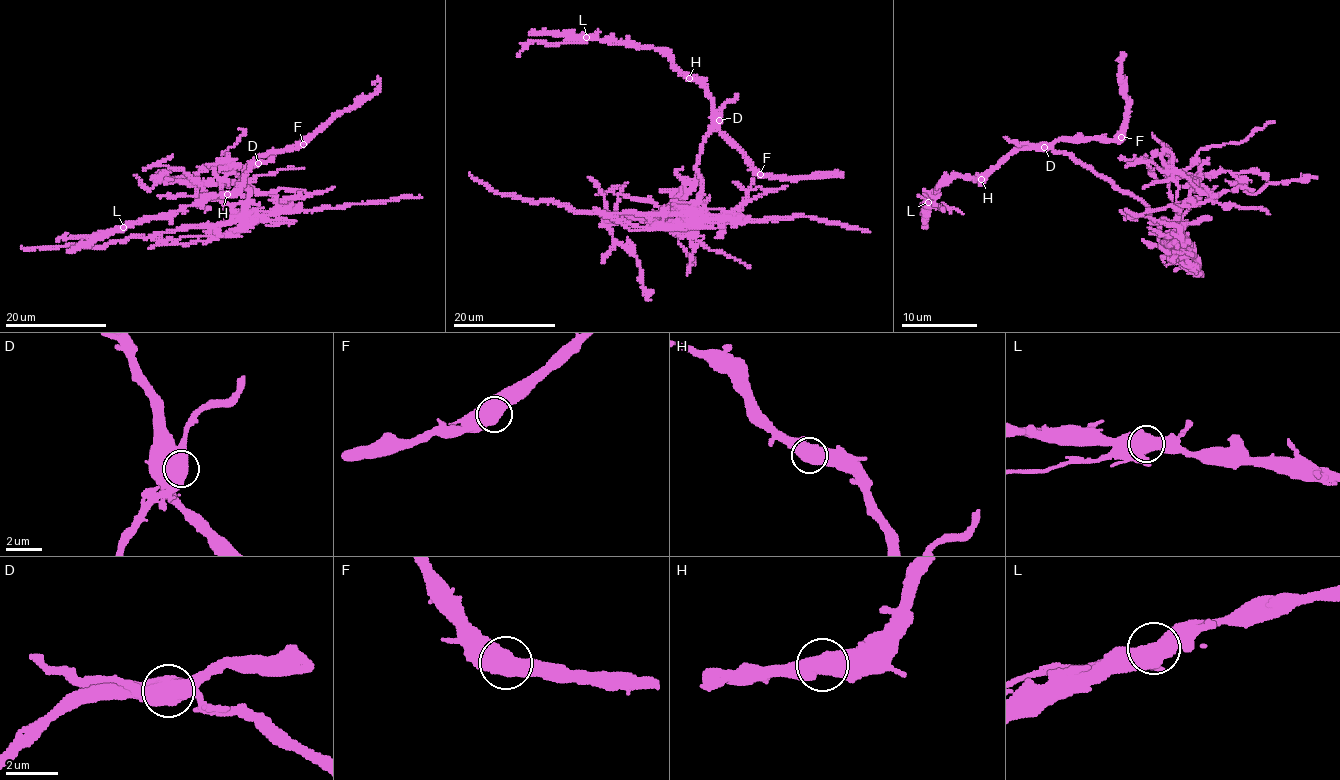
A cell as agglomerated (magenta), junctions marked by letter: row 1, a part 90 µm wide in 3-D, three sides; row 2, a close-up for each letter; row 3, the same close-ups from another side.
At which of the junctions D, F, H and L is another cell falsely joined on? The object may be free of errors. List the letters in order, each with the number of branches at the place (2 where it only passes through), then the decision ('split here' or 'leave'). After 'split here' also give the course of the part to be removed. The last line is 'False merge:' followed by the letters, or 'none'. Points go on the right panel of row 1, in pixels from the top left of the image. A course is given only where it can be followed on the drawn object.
D: 1 branches meet; split here; foreign part runs (1043, 147), (1134, 194), (1159, 227), (1159, 243), (1186, 250), (1171, 258), (1174, 254), (1167, 248), (1142, 239)
F: 1 branches meet; leave
H: 2 branches meet; leave
L: 2 branches meet; leave
False merge: D

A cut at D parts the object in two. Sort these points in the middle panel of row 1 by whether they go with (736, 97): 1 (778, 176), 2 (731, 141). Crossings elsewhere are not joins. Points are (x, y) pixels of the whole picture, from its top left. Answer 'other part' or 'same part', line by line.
1: other part
2: other part

